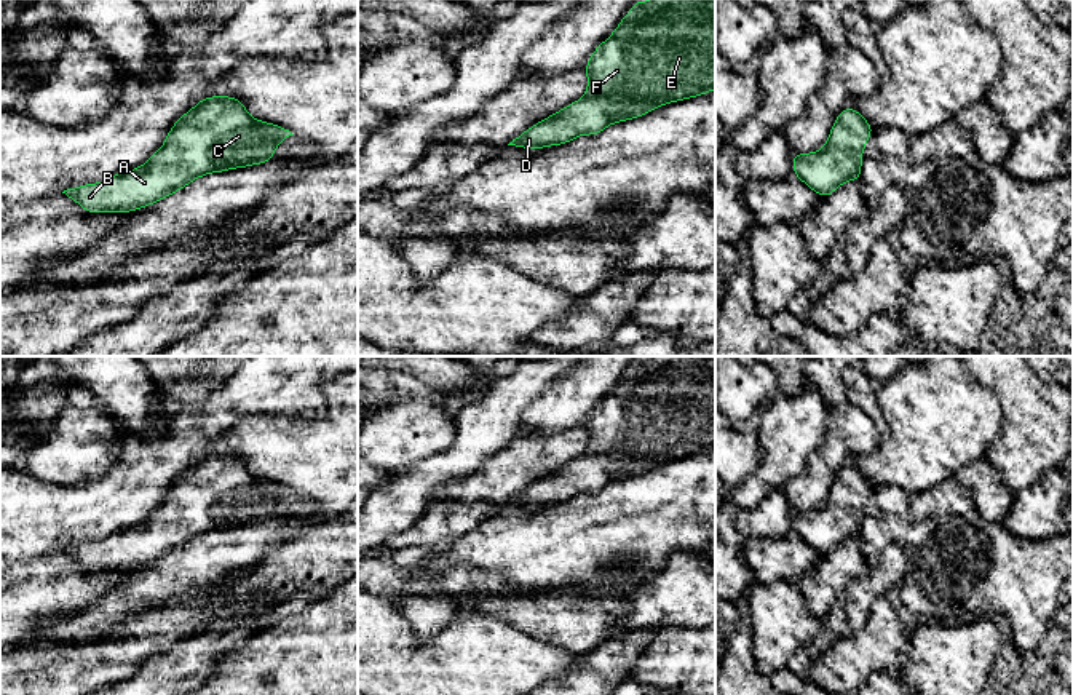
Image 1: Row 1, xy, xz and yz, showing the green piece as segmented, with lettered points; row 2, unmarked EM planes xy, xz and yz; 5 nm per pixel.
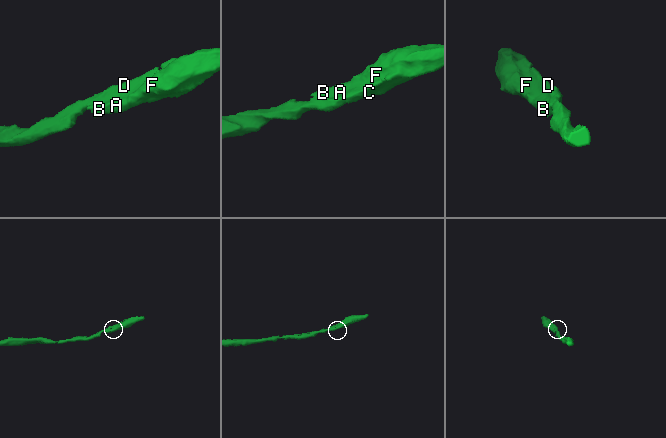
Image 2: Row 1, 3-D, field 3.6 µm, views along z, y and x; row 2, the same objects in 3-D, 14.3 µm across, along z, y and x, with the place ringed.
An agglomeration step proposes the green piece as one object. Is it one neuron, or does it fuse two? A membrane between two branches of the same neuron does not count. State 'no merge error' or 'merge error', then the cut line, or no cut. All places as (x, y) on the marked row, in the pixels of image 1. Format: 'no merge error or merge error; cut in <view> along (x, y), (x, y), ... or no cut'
no merge error; no cut

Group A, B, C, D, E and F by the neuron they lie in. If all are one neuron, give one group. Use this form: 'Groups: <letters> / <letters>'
Groups: A B C D E F

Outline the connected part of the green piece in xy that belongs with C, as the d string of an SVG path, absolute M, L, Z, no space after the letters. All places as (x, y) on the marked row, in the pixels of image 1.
M204 97L174 123L163 147L145 165L117 173L104 182L72 187L62 193L75 200L86 212L131 212L182 190L204 174L268 163L273 160L273 150L289 136L294 134L283 126L254 120L236 97Z

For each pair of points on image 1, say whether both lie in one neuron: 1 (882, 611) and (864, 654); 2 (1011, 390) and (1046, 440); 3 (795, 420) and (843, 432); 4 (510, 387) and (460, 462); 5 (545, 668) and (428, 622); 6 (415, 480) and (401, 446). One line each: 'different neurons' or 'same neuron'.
1: same neuron
2: same neuron
3: different neurons
4: same neuron
5: different neurons
6: different neurons

